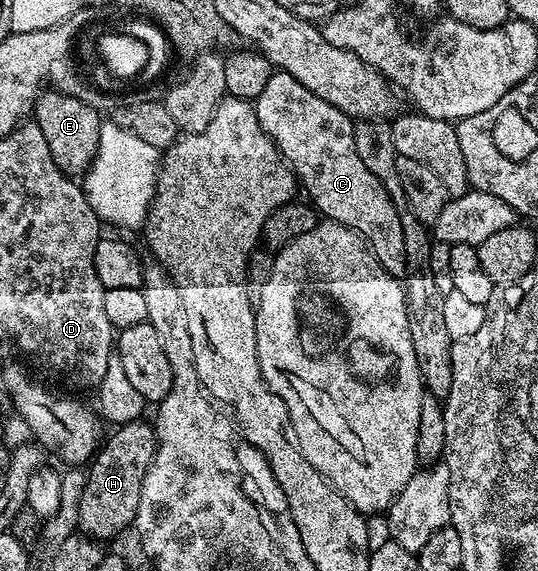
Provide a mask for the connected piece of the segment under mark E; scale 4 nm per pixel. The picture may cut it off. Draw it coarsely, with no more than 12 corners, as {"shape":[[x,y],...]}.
{"shape":[[52,87],[31,113],[51,159],[84,174],[97,158],[102,114]]}

